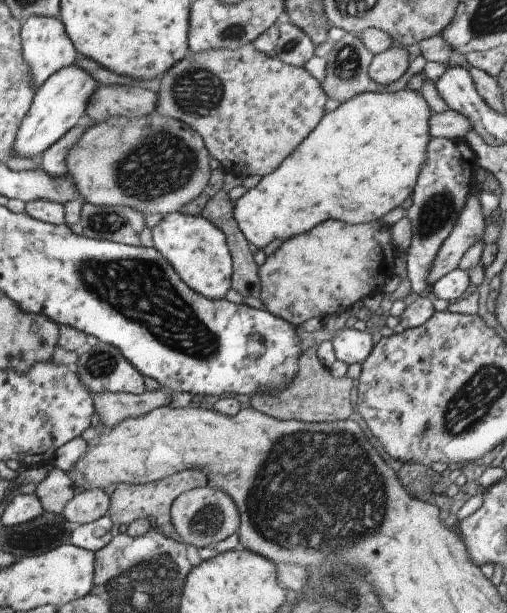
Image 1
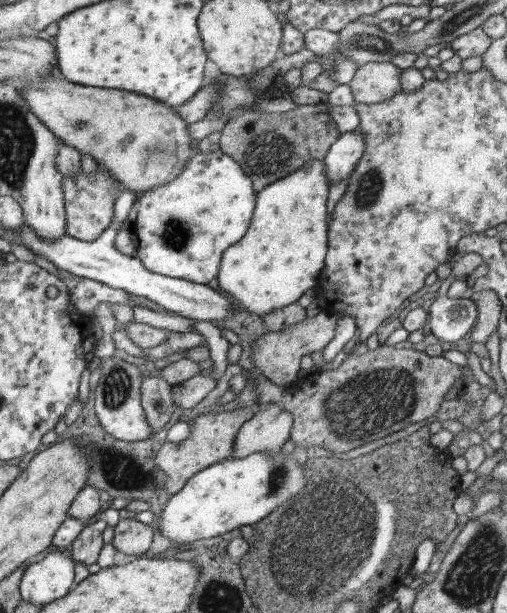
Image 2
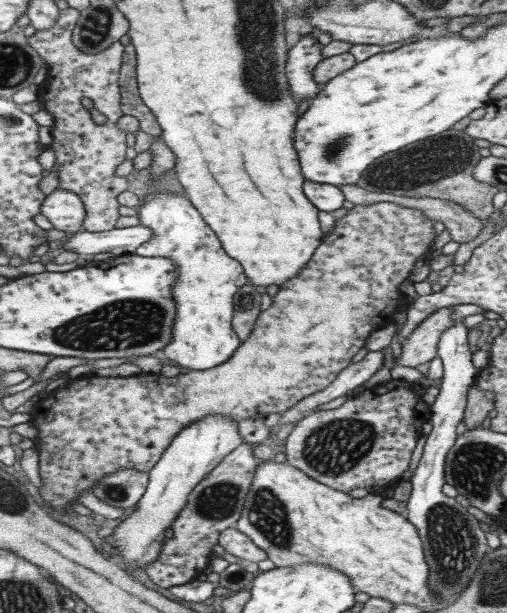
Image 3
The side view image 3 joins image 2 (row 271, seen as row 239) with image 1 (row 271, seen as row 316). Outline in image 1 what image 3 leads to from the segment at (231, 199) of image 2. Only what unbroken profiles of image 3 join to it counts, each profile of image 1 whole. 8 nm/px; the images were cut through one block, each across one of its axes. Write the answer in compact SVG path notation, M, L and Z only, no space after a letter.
M170 212L152 227L154 249L176 270L176 273L191 290L205 298L222 299L232 288L232 254L224 232L204 216Z

